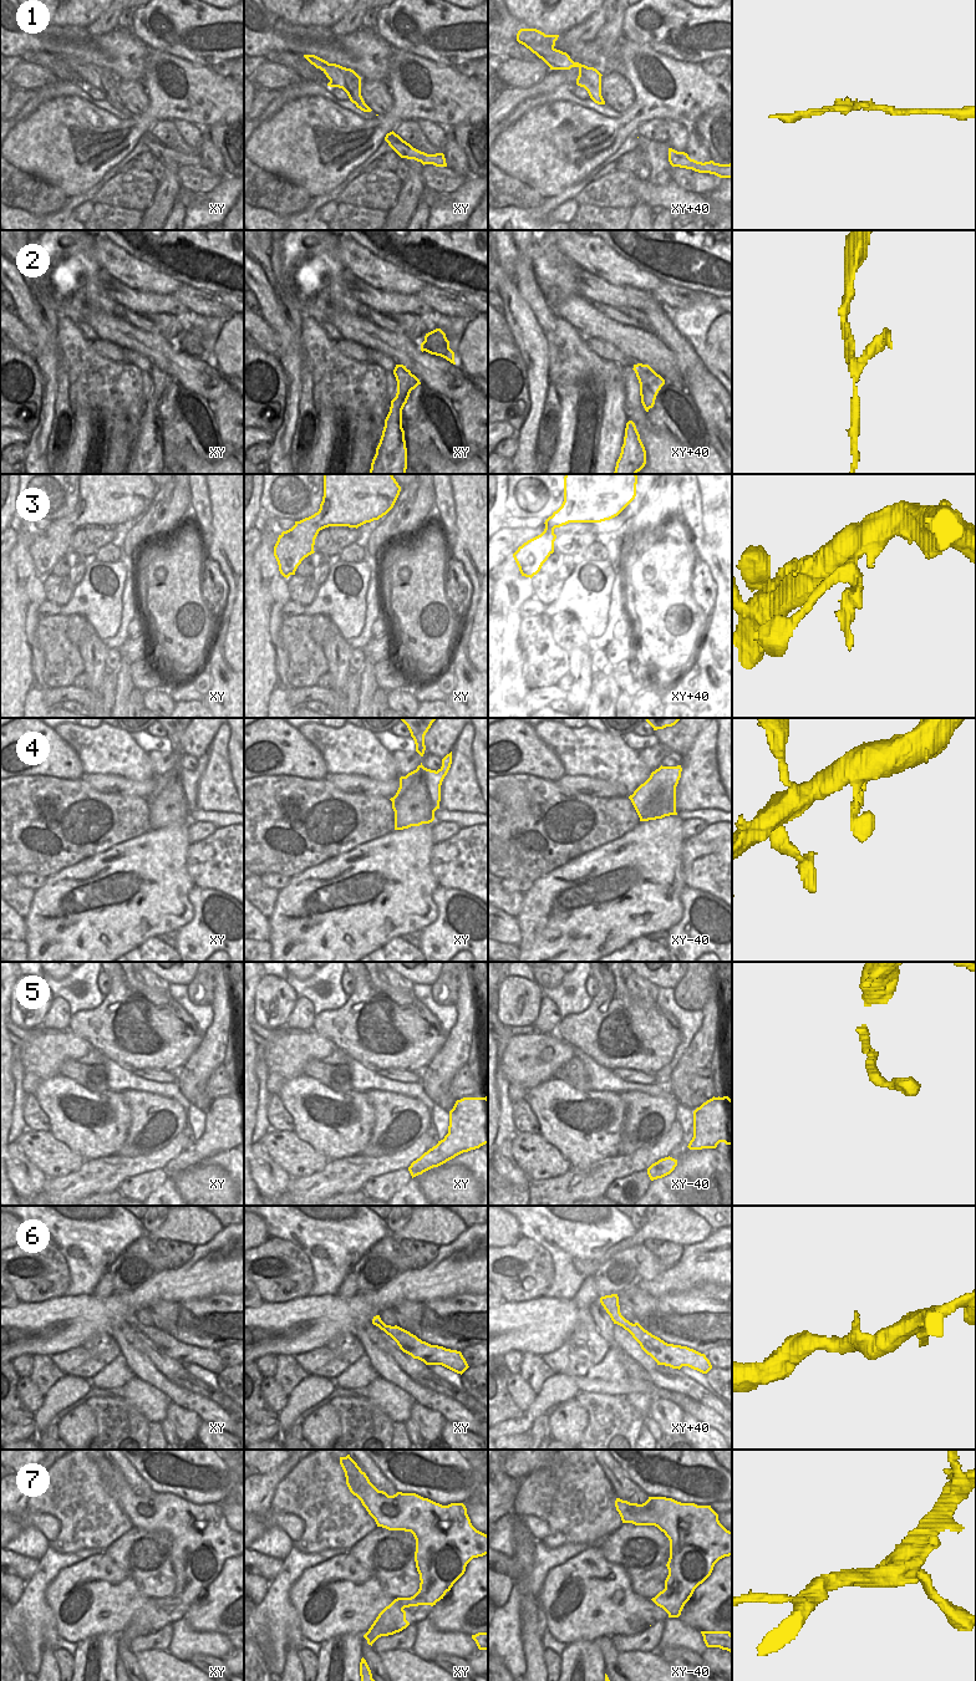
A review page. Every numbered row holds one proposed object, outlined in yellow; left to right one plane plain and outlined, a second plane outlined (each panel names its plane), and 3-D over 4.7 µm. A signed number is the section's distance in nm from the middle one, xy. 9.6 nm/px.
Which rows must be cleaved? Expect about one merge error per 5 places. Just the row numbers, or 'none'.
none

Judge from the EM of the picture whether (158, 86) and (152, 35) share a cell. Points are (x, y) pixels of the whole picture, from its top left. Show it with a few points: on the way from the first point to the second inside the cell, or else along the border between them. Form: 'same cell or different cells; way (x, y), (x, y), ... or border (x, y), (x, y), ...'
different cells; border (150, 47), (173, 54), (181, 59)

